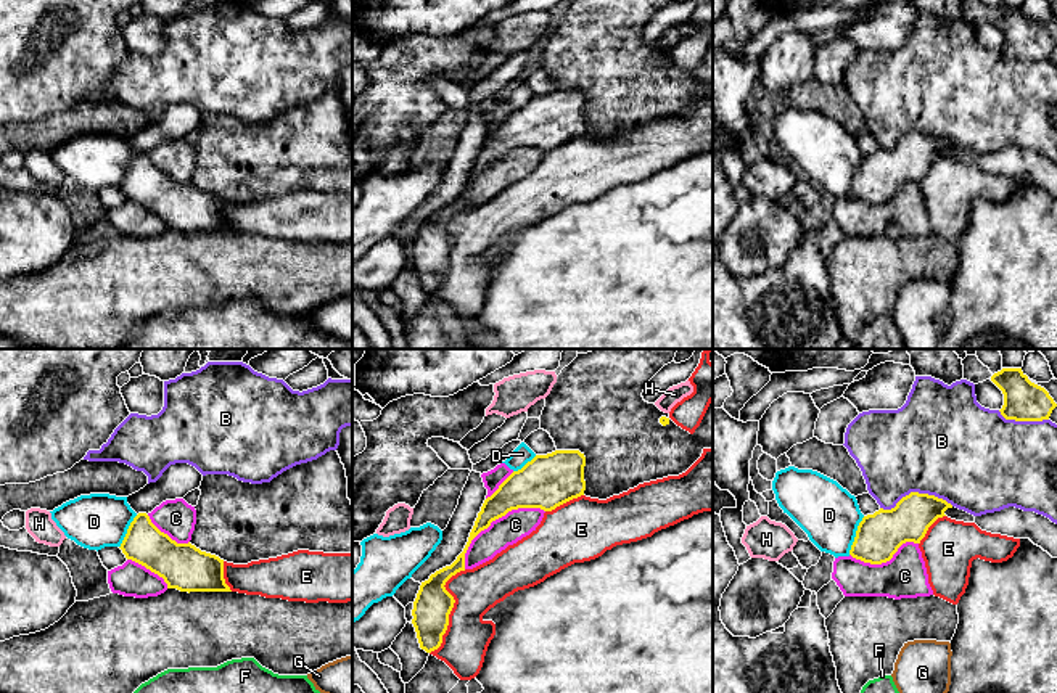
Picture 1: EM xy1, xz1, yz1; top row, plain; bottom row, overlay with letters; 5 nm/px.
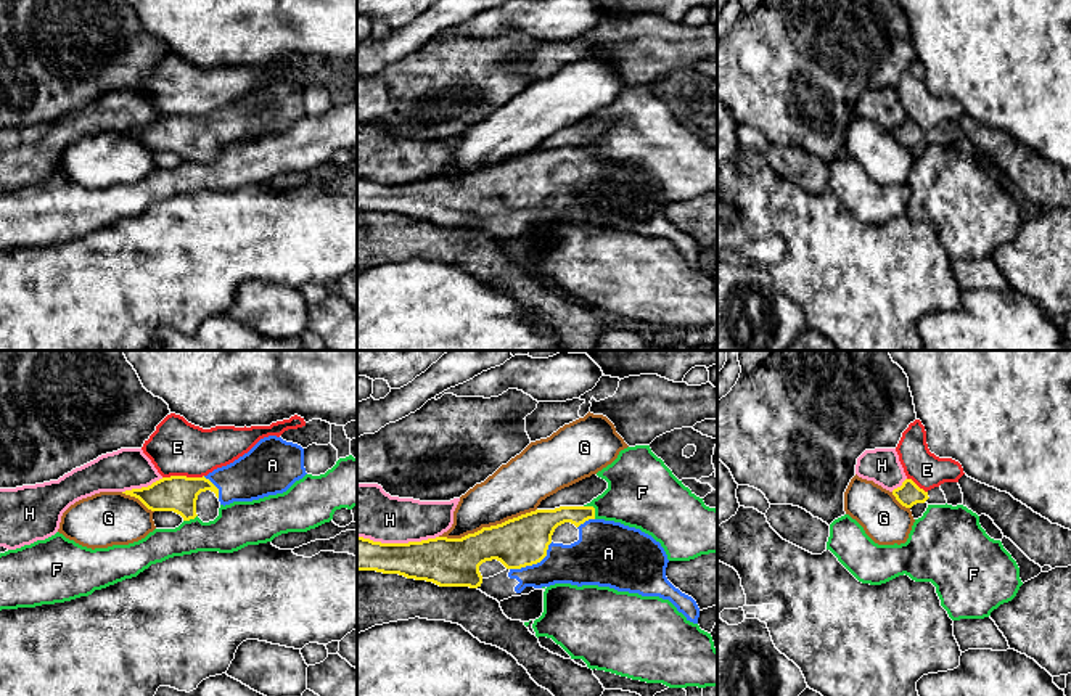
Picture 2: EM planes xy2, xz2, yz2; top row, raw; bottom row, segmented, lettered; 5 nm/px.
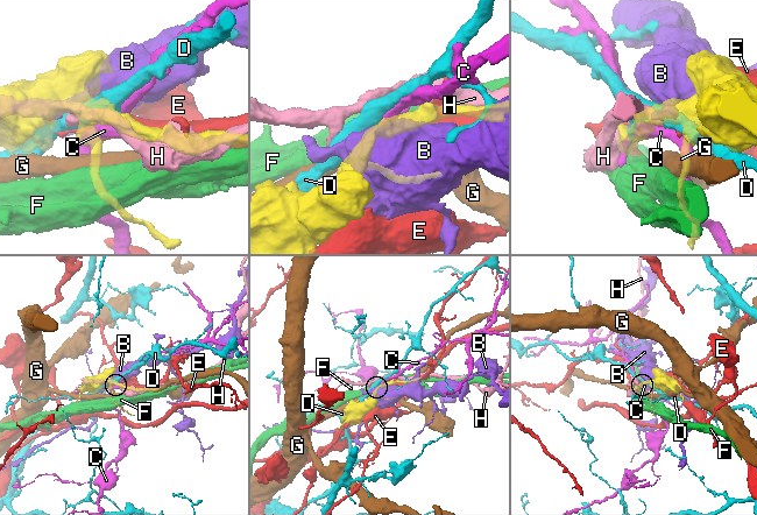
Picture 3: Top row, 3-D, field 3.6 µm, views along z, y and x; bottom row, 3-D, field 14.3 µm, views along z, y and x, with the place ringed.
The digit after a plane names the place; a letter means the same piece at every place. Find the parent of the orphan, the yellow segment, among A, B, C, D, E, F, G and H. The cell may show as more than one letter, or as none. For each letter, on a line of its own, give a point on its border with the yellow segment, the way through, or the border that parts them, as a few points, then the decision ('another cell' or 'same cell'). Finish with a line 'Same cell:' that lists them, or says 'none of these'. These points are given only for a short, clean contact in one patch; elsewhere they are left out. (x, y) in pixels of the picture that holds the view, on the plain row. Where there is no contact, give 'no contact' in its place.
A: xz2 (534, 203) | same cell
B: yz1 (916, 132) | another cell
C: xz1 (494, 159) | another cell
D: yz1 (856, 176) | another cell
E: xz1 (451, 250) | another cell
F: xz2 (594, 148) | another cell
G: xz2 (488, 167) | another cell
H: xz2 (398, 184) | another cell
Same cell: A

